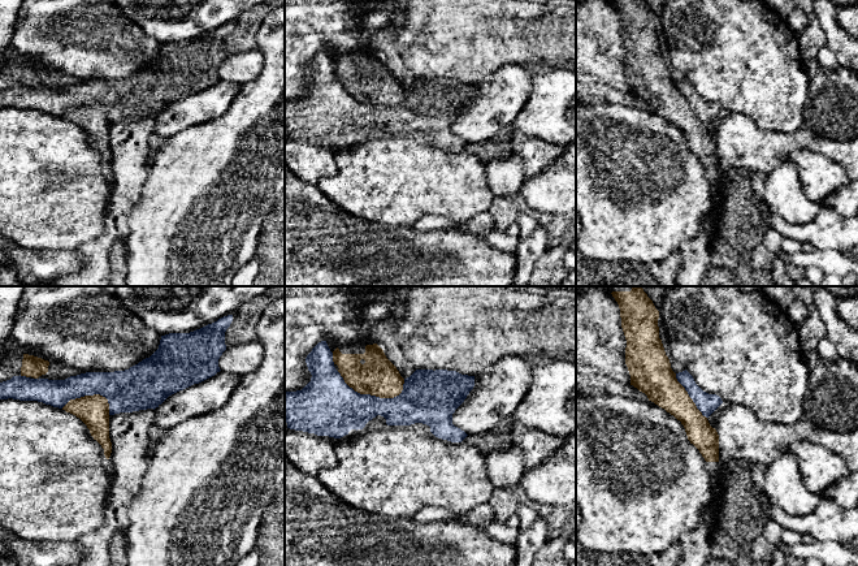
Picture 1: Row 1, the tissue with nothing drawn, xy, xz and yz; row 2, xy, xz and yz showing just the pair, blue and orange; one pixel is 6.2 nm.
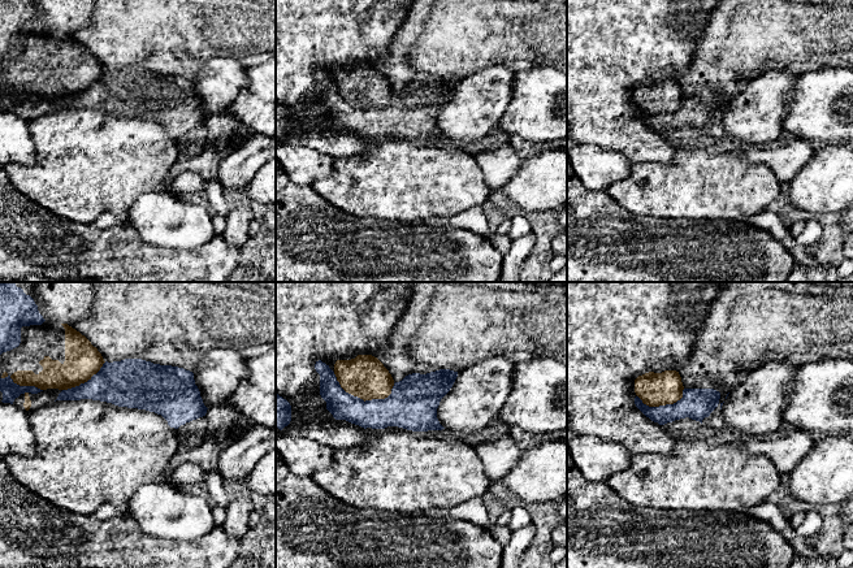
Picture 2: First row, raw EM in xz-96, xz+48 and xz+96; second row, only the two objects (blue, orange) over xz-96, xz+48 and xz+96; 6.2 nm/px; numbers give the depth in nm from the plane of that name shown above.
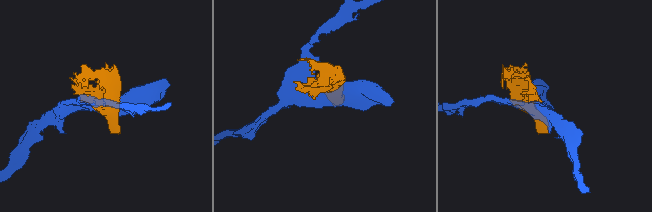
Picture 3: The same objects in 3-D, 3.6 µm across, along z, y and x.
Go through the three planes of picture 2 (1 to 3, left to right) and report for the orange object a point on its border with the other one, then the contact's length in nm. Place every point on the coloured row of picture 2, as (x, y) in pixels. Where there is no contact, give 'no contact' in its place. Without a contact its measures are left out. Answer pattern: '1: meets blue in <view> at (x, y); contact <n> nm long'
1: meets blue in xz-96 at (85, 382); contact 320 nm long
2: meets blue in xz+48 at (362, 399); contact 400 nm long
3: meets blue in xz+96 at (662, 406); contact 300 nm long

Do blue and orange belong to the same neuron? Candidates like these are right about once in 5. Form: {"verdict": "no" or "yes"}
{"verdict": "no"}

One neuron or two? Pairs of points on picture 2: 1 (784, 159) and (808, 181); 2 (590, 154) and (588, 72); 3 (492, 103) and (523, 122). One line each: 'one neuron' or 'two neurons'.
1: two neurons
2: two neurons
3: two neurons

